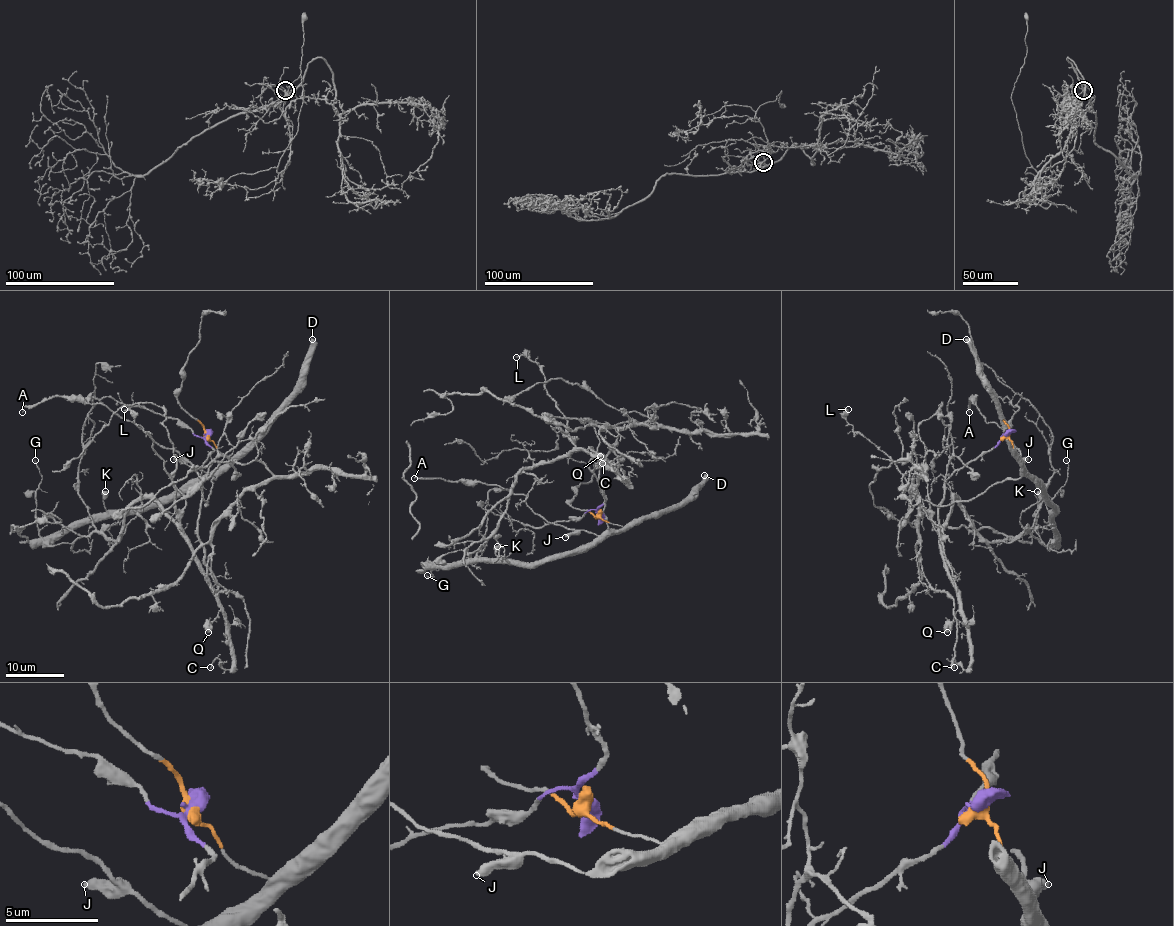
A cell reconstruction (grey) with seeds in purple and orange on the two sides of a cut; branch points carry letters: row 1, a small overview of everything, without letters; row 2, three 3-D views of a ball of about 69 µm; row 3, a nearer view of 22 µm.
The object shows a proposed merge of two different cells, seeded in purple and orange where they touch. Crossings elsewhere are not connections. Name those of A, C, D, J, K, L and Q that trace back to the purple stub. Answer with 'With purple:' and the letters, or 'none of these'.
With purple: C, L, Q

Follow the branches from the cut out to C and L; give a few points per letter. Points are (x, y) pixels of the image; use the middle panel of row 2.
C: (599, 515), (598, 508), (605, 499), (589, 468), (593, 455), (590, 448), (624, 479), (609, 463), (602, 463)
L: (599, 515), (605, 499), (589, 467), (590, 448), (596, 454), (573, 442), (538, 365), (526, 355), (516, 357)

